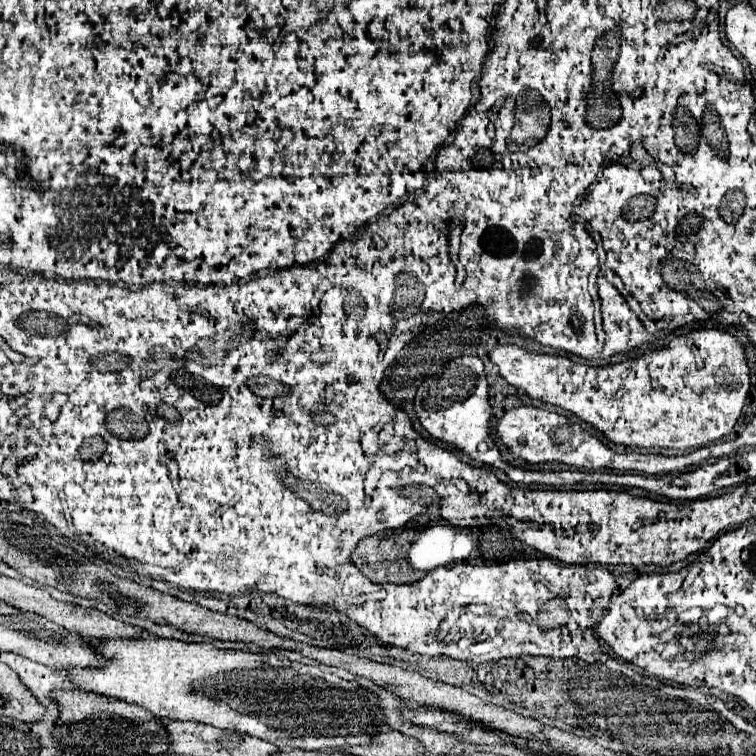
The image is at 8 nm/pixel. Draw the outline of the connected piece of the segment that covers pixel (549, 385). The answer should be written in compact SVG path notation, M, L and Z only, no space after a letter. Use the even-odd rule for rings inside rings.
M712 330L712 342L696 344L696 354L684 342L684 336L678 336L664 350L646 352L636 360L624 360L612 366L584 366L568 360L566 356L526 352L518 346L498 346L490 352L490 360L498 366L500 374L506 378L508 384L526 390L526 394L534 400L550 402L558 408L572 412L574 416L602 432L614 444L650 444L650 448L672 450L694 448L692 468L700 466L700 462L714 456L710 448L702 446L712 444L732 432L738 416L742 414L742 406L746 402L750 388L748 364L742 344L734 336L720 330ZM636 362L648 362L648 368L636 368Z

